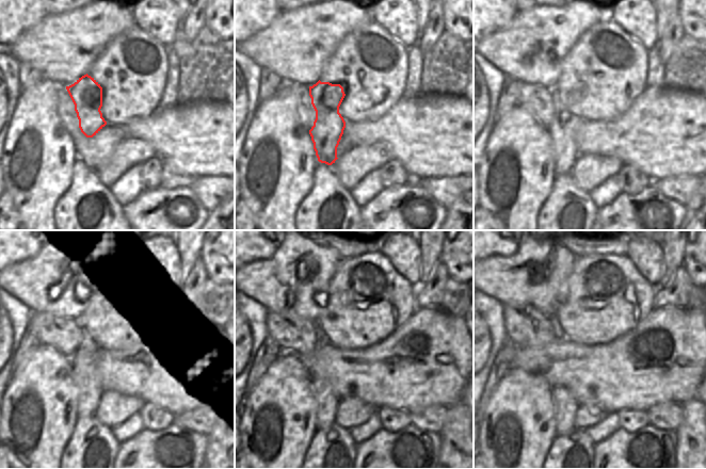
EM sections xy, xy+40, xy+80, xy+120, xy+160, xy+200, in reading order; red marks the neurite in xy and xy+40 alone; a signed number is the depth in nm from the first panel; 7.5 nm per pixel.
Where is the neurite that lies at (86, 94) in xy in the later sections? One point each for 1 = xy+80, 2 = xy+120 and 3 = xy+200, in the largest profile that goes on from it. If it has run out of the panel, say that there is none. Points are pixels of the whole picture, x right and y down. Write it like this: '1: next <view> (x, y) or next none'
1: next xy+80 (564, 128)
2: next xy+120 (85, 373)
3: next xy+200 (565, 405)

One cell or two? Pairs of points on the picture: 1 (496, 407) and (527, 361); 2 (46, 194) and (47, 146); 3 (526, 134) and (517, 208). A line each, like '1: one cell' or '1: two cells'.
1: two cells
2: one cell
3: one cell

